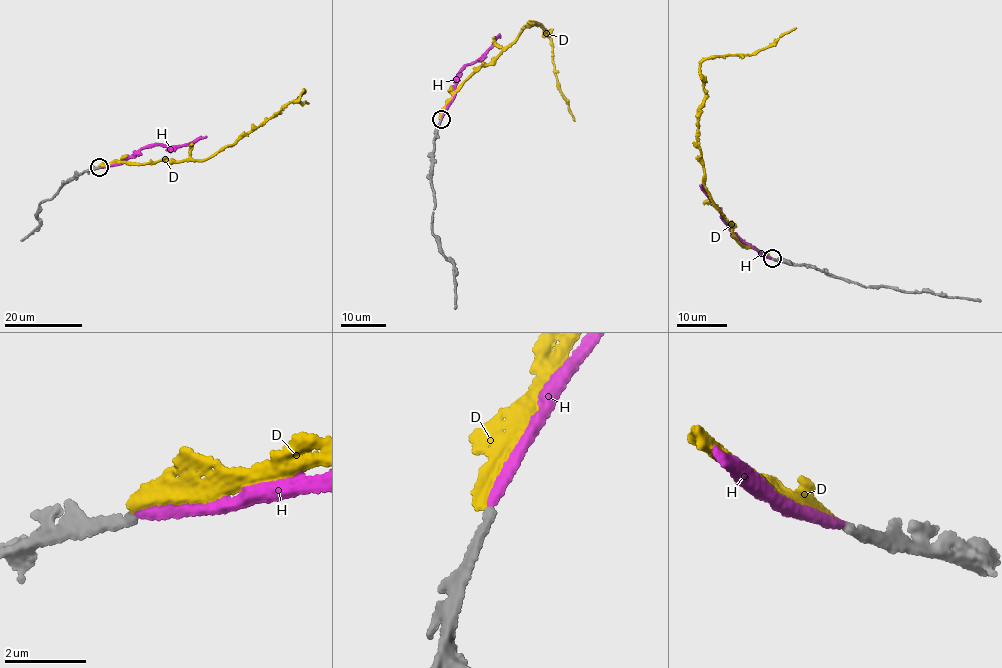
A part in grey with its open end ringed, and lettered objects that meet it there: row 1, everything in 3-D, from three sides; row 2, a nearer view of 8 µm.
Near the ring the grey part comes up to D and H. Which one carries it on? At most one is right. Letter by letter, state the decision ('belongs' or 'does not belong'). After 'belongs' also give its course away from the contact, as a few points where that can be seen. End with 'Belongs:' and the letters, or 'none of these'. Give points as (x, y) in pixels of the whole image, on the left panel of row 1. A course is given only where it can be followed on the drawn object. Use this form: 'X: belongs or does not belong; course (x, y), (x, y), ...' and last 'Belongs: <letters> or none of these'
D: does not belong
H: belongs; course (99, 167), (123, 161), (141, 148), (191, 143), (206, 136)
Belongs: H

